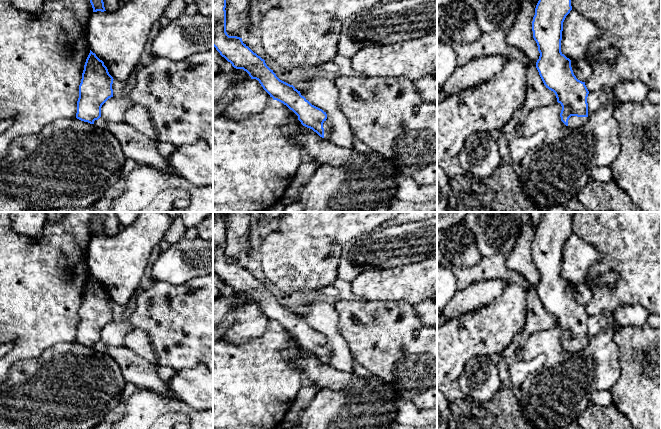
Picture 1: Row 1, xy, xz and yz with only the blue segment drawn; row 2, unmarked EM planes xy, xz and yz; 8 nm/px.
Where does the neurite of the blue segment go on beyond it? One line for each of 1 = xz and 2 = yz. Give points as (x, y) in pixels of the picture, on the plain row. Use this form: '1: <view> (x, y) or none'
1: xz (327, 353)
2: yz (574, 346)

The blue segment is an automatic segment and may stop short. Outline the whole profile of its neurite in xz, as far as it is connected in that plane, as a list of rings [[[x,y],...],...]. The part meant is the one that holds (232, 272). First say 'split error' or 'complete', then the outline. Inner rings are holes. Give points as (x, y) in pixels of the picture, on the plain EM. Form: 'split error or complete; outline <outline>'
split error; outline [[[213,220],[213,270],[216,274],[234,292],[243,293],[251,303],[258,304],[273,324],[283,327],[298,340],[303,350],[328,363],[331,351],[326,345],[326,336],[312,329],[293,309],[280,304],[265,284],[243,267],[242,262],[227,258],[225,232],[225,220]]]

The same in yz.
split error; outline [[[544,212],[532,245],[533,262],[540,277],[536,286],[539,299],[561,328],[561,345],[572,353],[587,346],[589,315],[576,302],[571,284],[561,276],[563,246],[572,234],[574,212]]]

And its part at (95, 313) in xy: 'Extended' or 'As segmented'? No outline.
Extended

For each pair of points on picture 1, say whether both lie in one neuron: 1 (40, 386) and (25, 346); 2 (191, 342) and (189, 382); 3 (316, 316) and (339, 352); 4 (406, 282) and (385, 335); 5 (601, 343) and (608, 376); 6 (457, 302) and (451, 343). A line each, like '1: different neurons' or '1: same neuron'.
1: different neurons
2: different neurons
3: same neuron
4: different neurons
5: same neuron
6: different neurons

